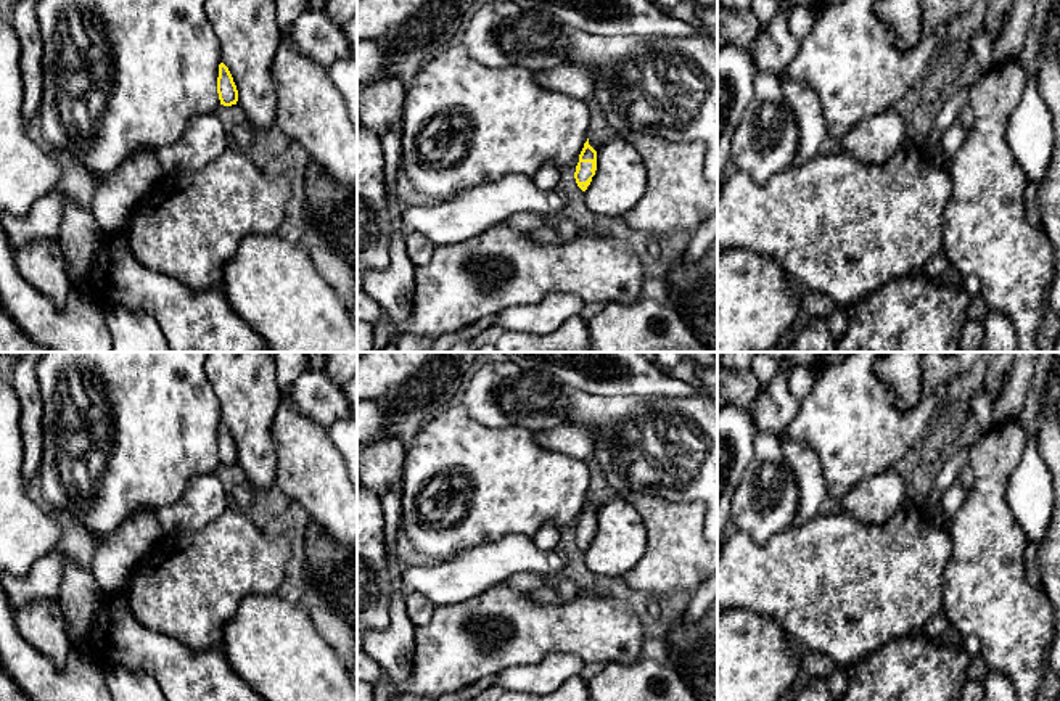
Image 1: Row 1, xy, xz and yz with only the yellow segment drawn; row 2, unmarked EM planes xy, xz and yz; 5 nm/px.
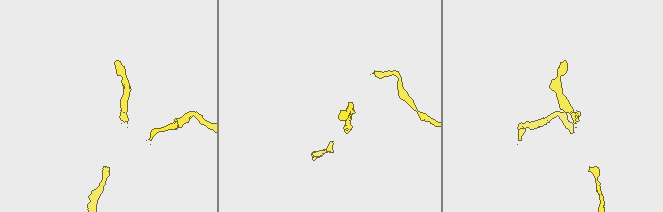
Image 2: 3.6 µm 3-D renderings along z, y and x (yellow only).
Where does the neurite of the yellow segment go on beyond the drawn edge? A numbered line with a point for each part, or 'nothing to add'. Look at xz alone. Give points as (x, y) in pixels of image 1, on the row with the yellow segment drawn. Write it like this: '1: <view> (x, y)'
1: xz (584, 172)

